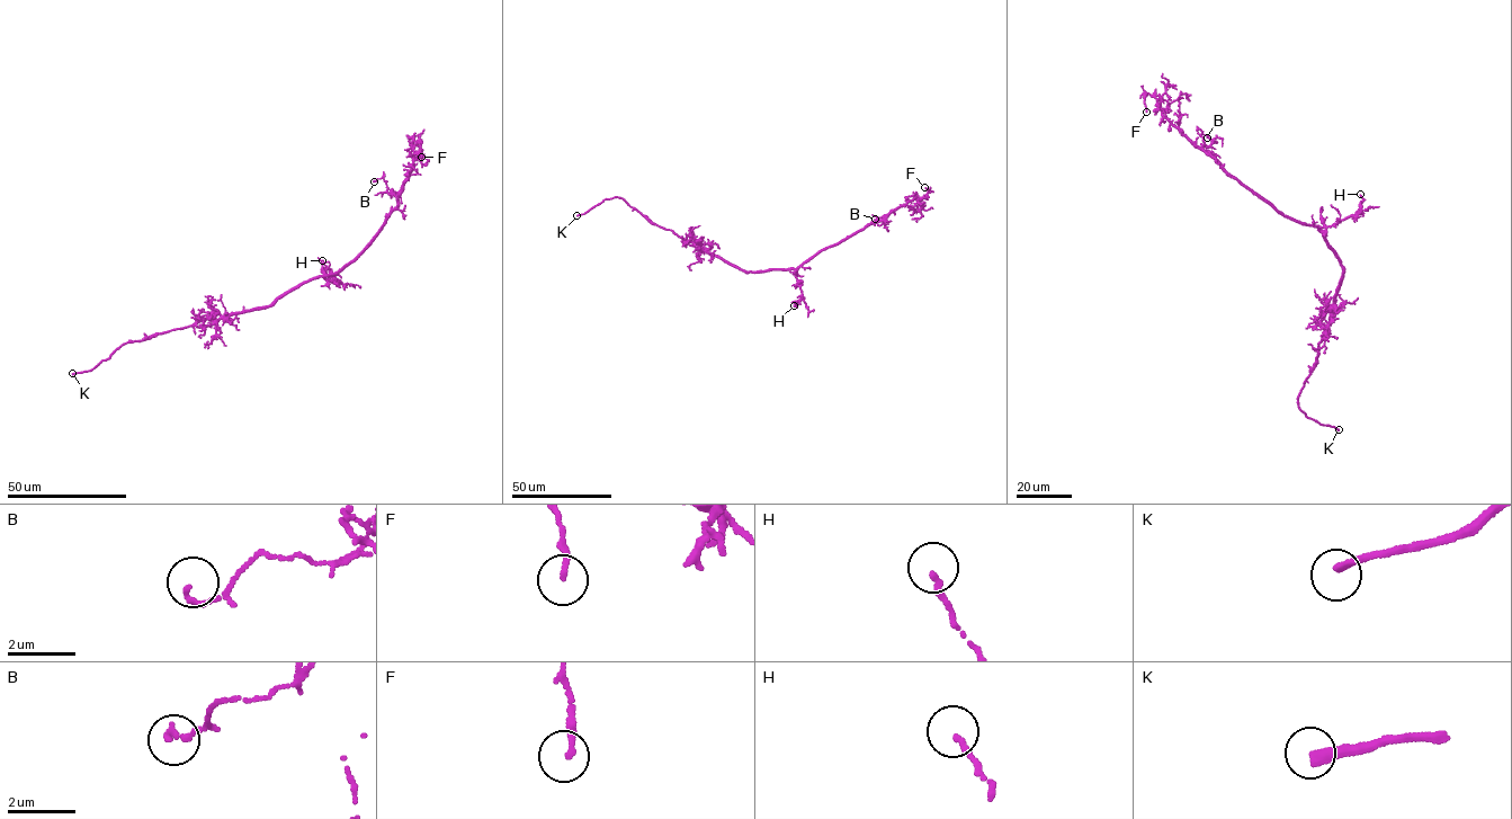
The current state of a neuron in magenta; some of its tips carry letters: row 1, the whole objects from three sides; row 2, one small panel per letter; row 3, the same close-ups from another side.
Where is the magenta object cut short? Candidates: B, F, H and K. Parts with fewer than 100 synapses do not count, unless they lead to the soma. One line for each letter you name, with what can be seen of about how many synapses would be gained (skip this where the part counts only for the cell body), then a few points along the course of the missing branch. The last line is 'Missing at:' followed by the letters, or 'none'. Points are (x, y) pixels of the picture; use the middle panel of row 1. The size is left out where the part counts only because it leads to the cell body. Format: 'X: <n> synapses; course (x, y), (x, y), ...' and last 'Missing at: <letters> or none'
K: course (576, 215), (551, 230)
Missing at: K

